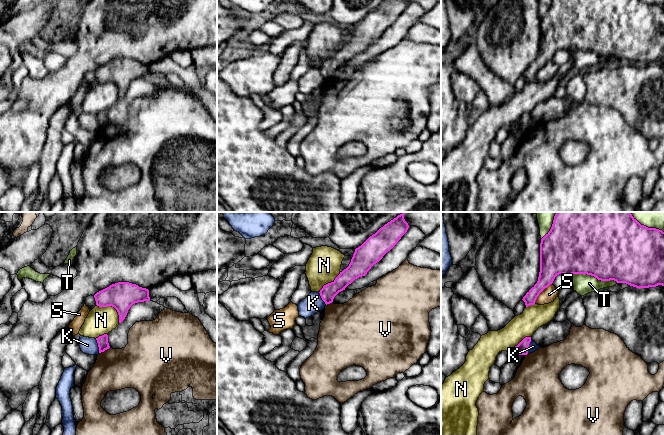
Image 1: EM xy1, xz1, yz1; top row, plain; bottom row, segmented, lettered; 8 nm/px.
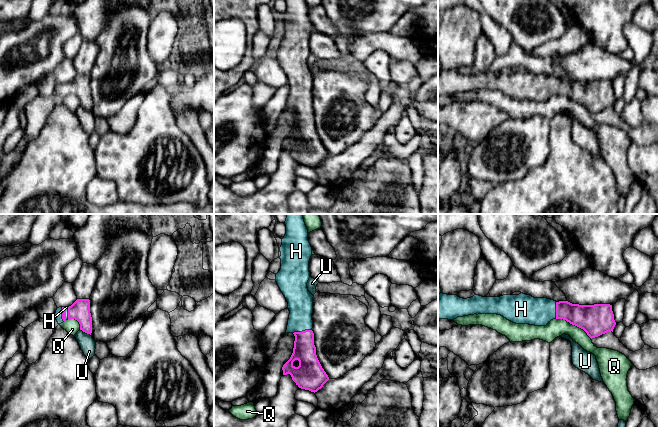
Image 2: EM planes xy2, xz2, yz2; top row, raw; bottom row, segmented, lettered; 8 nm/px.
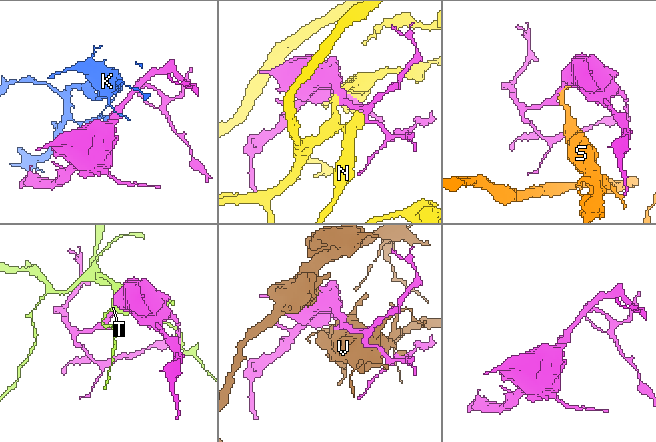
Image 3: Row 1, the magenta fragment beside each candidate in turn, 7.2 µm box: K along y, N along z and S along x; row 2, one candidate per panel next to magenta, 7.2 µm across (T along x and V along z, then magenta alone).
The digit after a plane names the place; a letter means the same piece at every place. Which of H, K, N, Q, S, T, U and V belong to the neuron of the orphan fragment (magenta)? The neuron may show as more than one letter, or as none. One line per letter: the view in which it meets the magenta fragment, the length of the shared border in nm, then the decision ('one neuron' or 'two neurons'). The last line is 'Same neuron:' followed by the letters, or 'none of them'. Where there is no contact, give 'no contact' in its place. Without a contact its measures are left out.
H: xz2 | 160 nm | one neuron
K: xy1 | 120 nm | two neurons
N: xy1 | 240 nm | two neurons
Q: yz2 | 340 nm | two neurons
S: yz1 | 220 nm | two neurons
T: yz1 | 400 nm | two neurons
U: xy2 | 100 nm | two neurons
V: xy1 | 100 nm | two neurons
Same neuron: H

